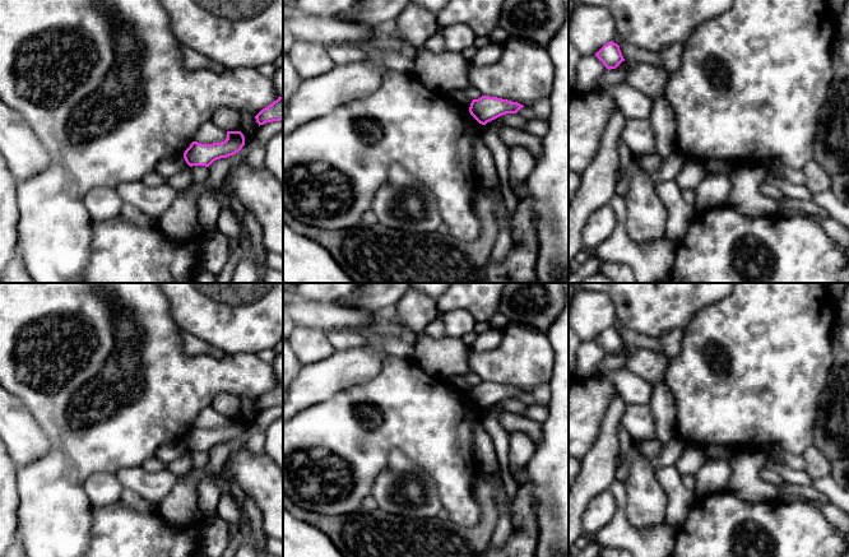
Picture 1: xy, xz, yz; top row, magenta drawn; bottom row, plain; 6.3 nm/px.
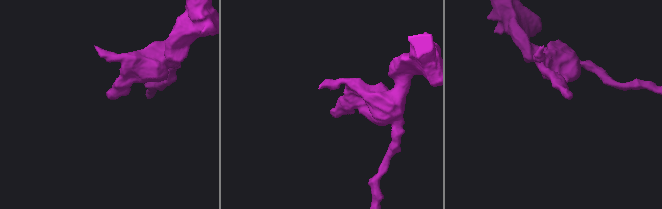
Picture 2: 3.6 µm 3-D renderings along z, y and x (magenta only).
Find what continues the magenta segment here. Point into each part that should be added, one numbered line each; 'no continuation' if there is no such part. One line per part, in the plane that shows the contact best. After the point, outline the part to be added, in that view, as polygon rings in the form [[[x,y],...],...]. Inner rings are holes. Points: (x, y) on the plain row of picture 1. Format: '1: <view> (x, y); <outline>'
no continuation

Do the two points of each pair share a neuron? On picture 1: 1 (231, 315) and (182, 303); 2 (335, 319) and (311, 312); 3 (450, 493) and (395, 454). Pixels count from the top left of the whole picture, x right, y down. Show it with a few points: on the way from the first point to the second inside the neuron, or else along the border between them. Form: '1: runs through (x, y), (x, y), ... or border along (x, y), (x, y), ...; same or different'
1: runs through (219, 303), (194, 303); same
2: runs through (329, 316), (318, 315); same
3: border along (414, 462), (432, 478), (444, 507); different

